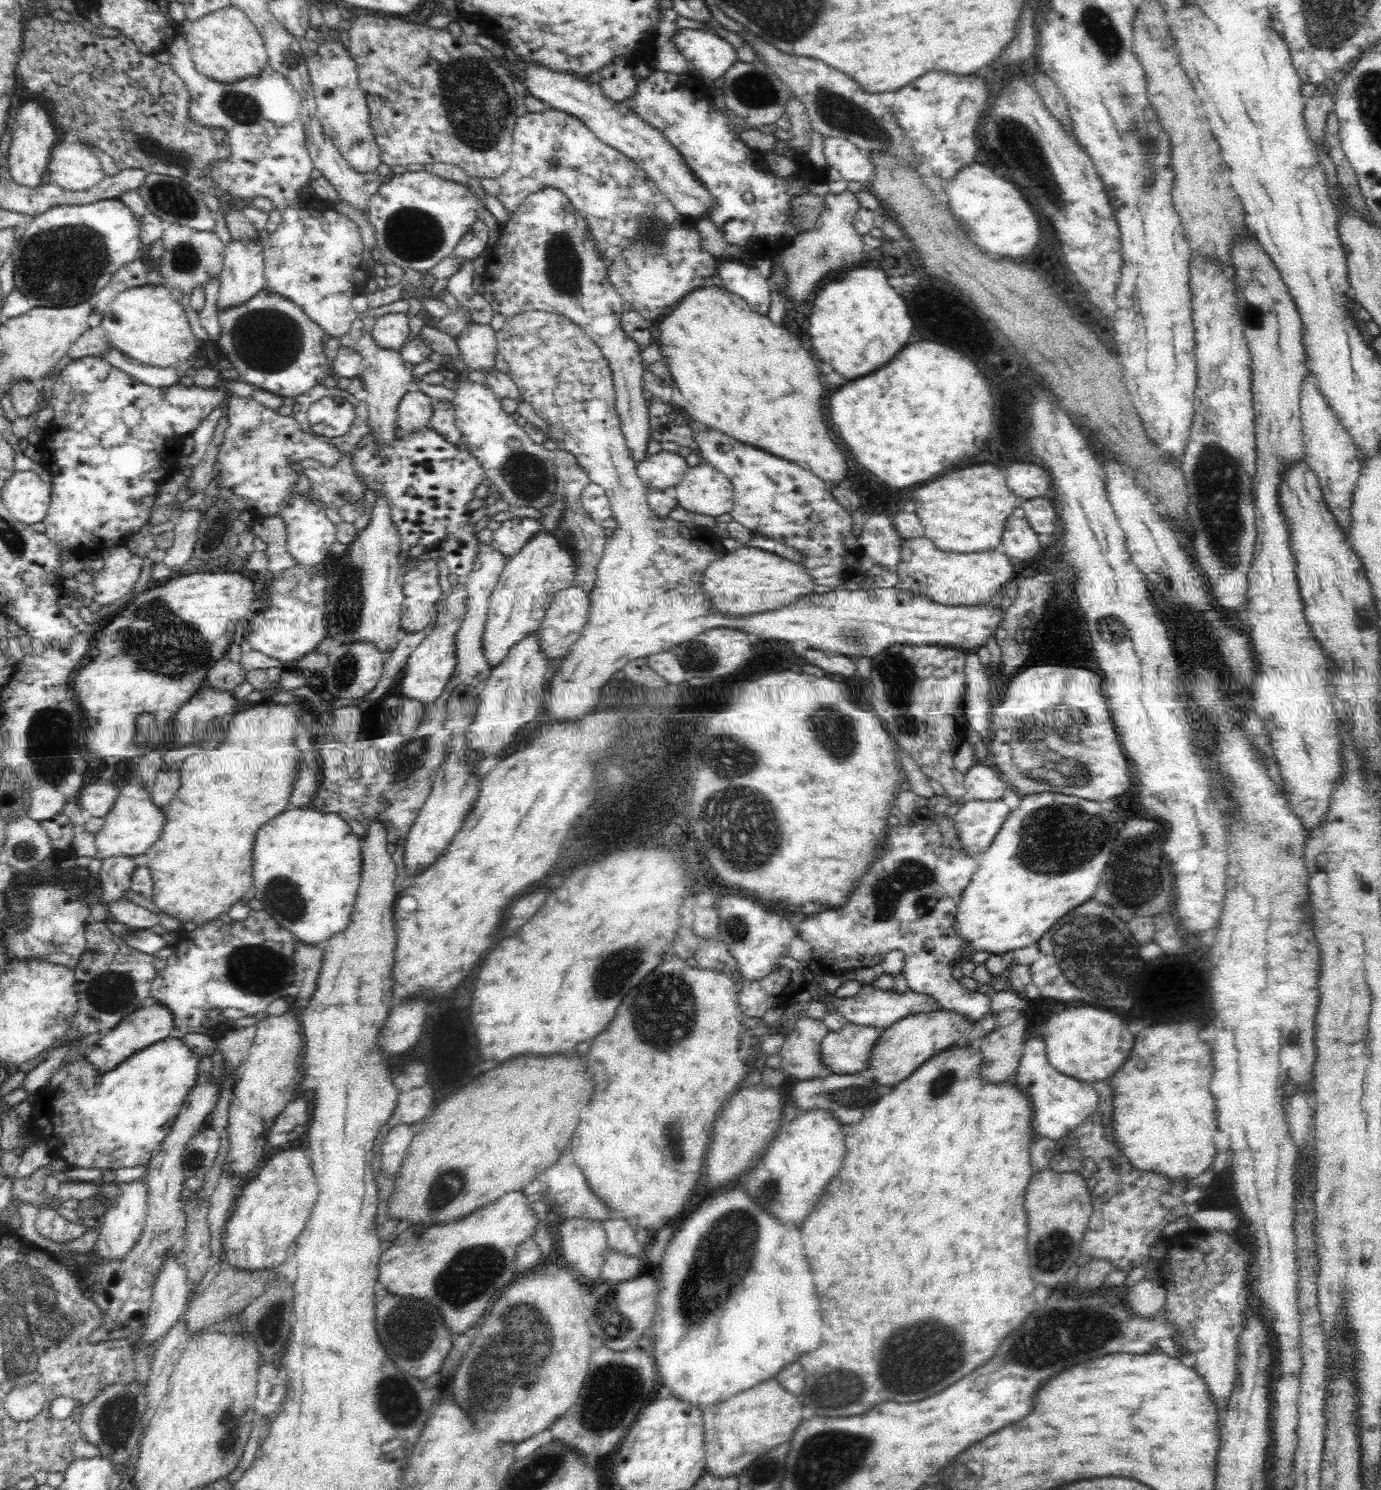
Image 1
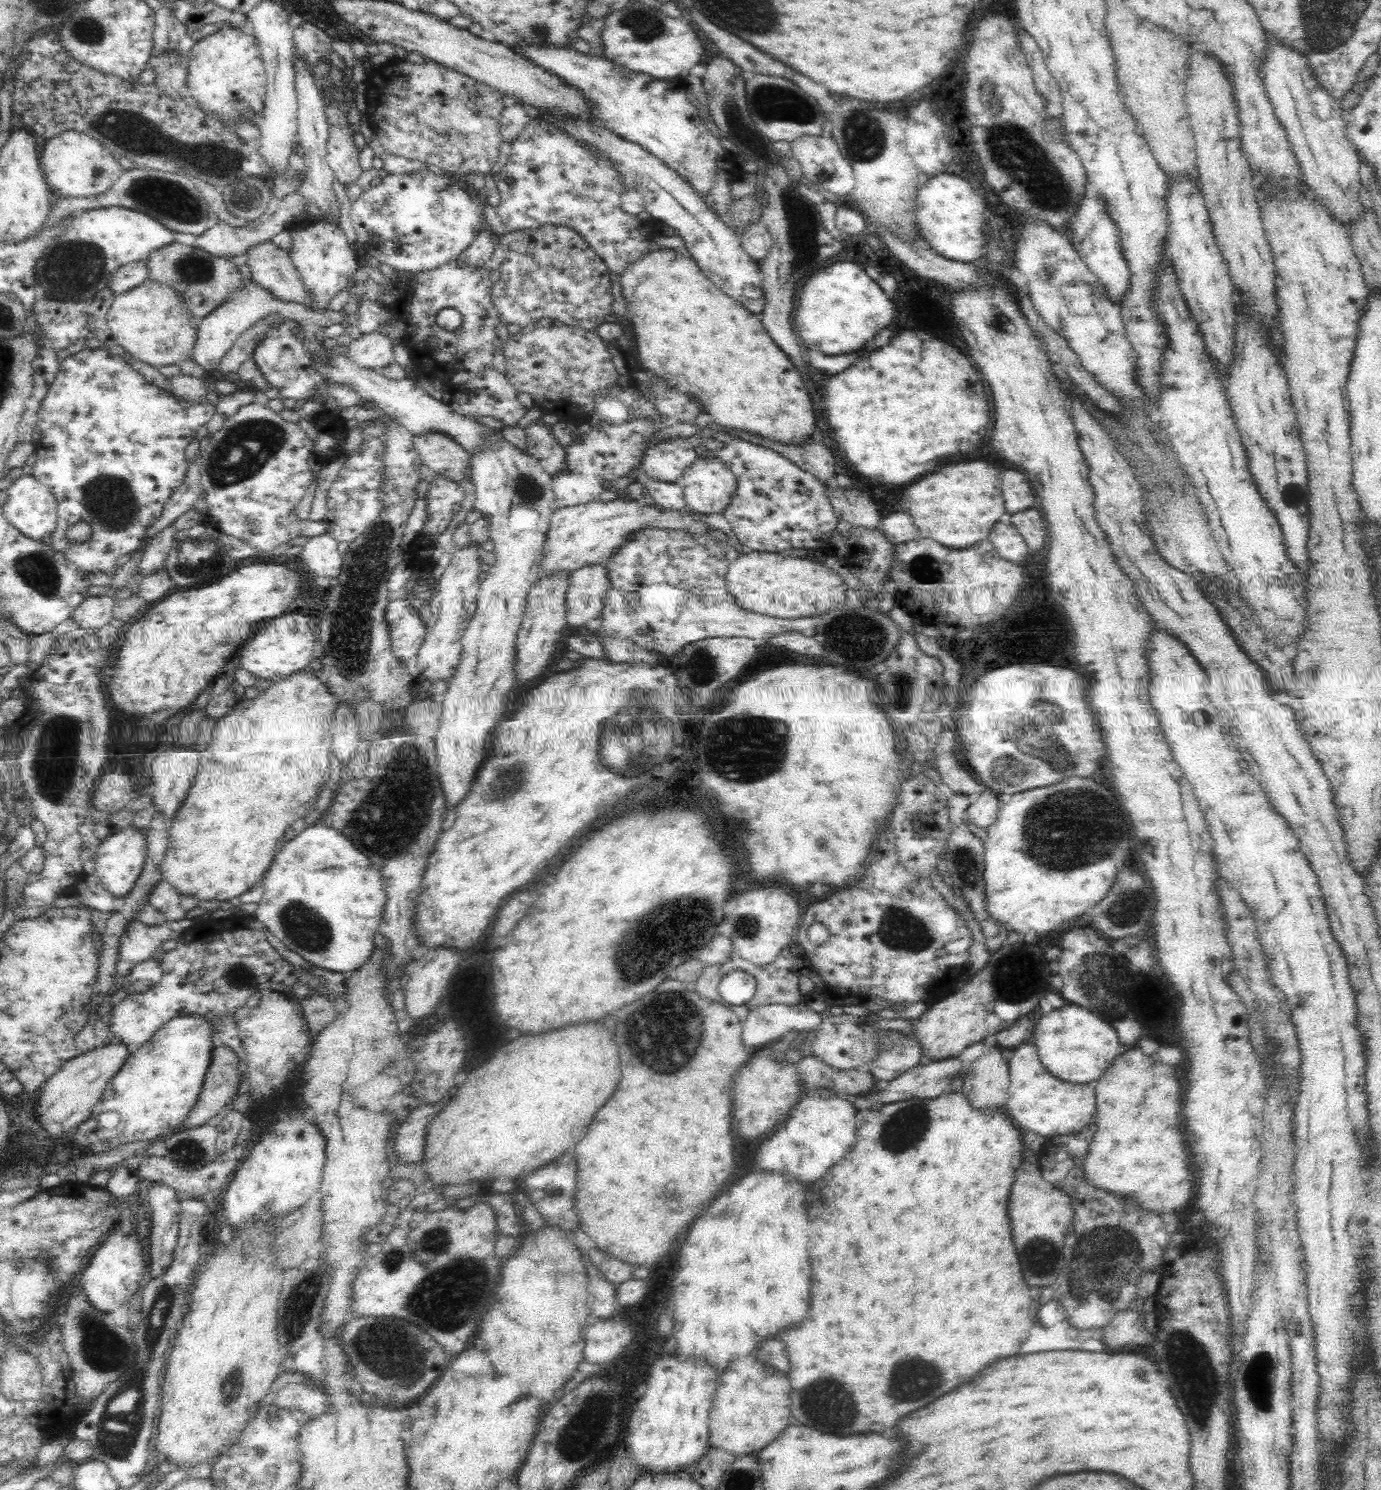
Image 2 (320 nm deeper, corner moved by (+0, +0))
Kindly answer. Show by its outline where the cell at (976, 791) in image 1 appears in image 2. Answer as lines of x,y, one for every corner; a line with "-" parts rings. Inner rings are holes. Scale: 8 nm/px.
986,788
972,795
972,801
964,812
964,817
970,820
983,834
996,820
1000,805
1000,799

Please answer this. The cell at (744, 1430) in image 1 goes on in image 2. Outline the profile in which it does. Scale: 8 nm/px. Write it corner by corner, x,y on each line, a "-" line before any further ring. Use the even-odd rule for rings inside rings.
756,1360
732,1362
726,1372
720,1374
716,1396
710,1412
709,1446
722,1448
728,1453
753,1456
766,1448
788,1426
790,1420
790,1382
788,1378

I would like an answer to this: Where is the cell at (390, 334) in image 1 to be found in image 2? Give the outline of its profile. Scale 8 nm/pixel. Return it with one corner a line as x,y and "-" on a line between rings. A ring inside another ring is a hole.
378,330
363,334
348,346
345,356
355,365
379,371
393,362
393,342

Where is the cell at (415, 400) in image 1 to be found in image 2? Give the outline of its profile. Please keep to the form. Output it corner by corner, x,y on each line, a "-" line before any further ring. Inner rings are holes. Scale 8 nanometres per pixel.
426,432
412,435
412,442
426,472
439,474
452,482
471,478
470,453
449,436
441,432

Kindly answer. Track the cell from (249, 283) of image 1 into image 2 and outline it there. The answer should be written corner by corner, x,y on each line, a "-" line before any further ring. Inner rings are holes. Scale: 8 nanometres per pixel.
250,280
245,282
244,289
236,290
233,296
228,297
218,309
212,310
208,316
204,316
202,319
197,319
198,330
196,342
191,352
192,360
202,367
207,377
213,379
219,375
218,366
220,366
220,360
222,360
223,356
226,356
226,353
232,348
238,337
261,318
272,313
294,320
301,326
315,328
325,326
332,332
340,330
346,324
356,325
355,314
347,315
342,311
332,311
330,309
326,309
323,313
318,313
318,311
314,311
310,307
297,302
284,302

